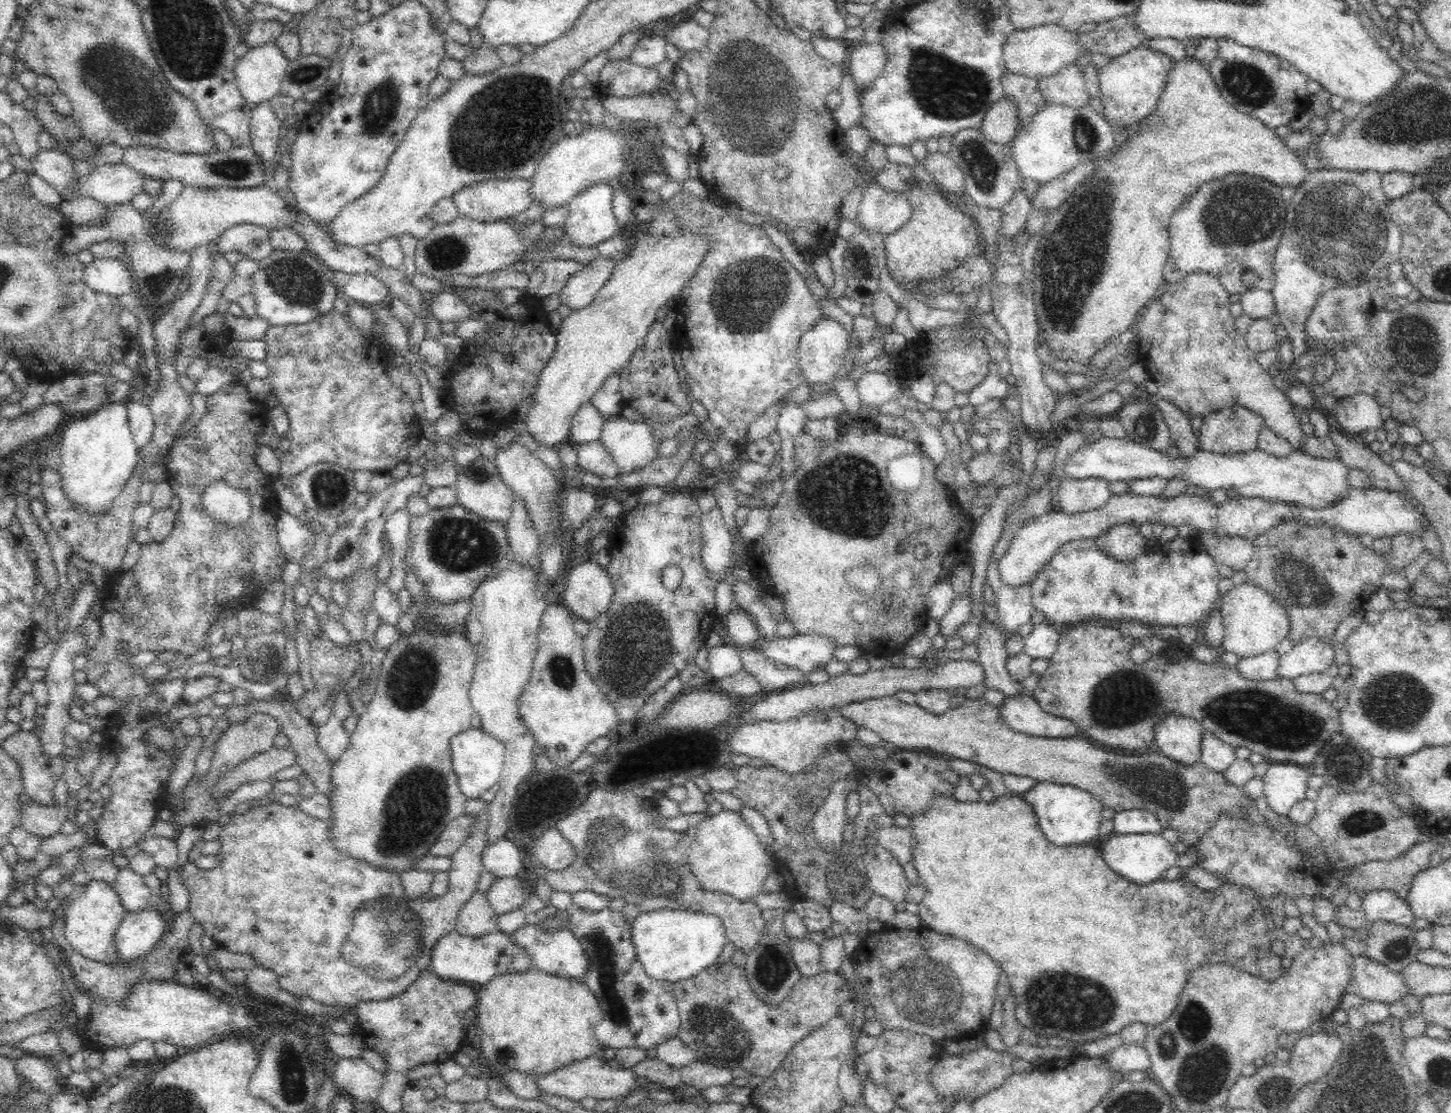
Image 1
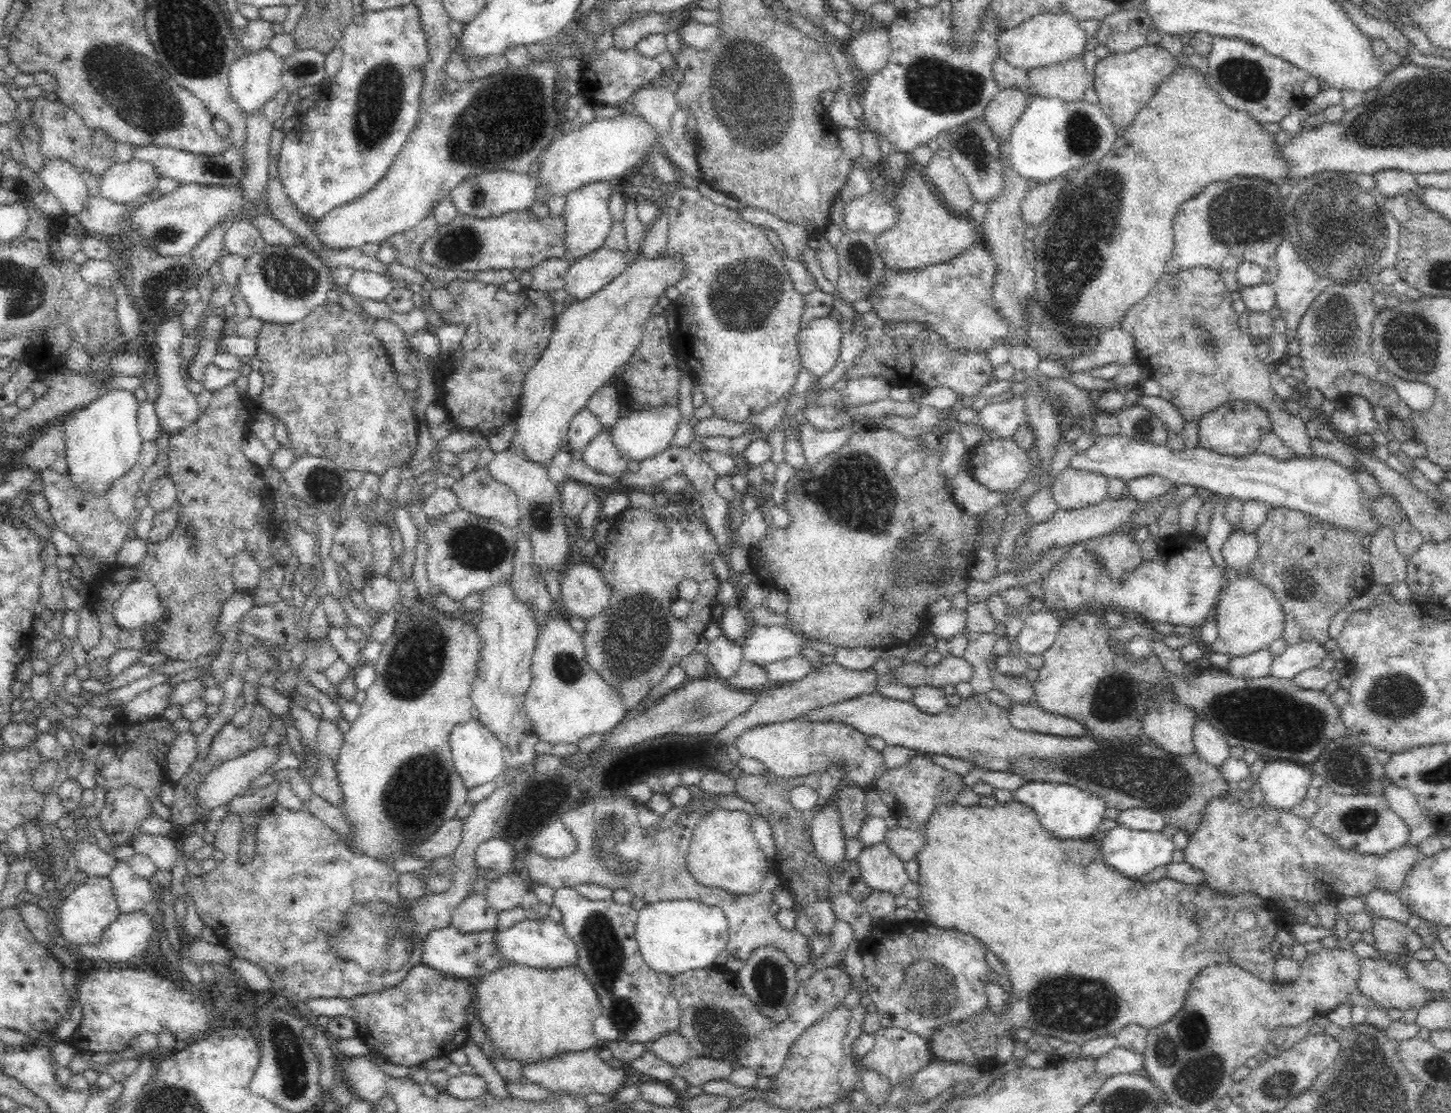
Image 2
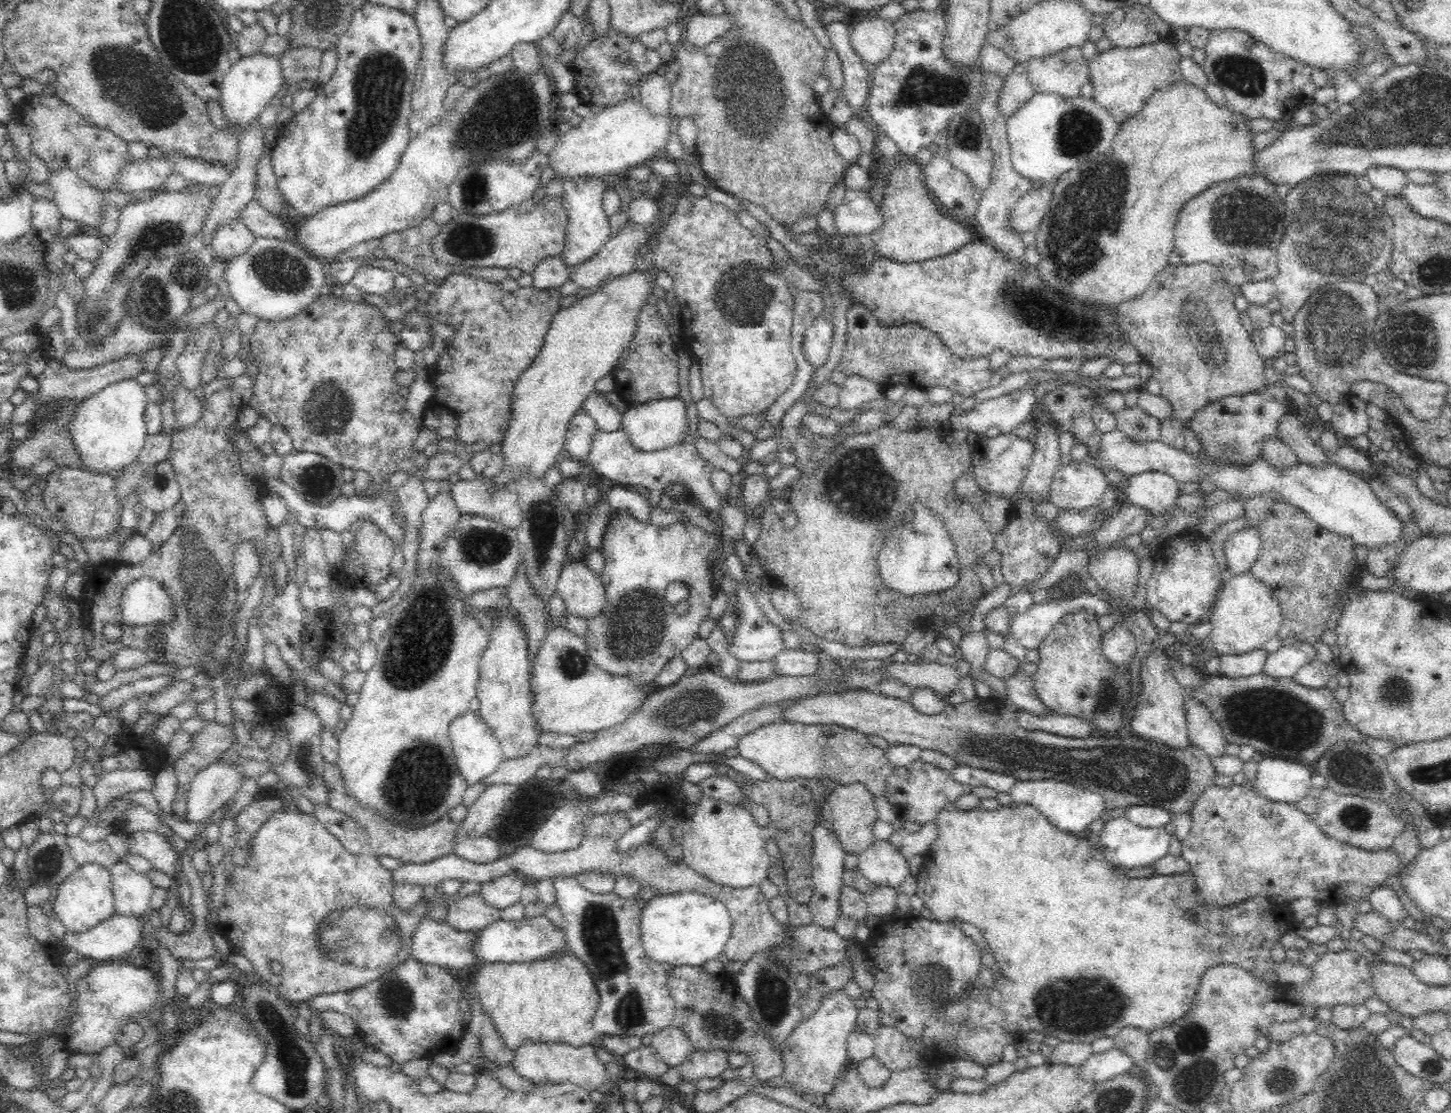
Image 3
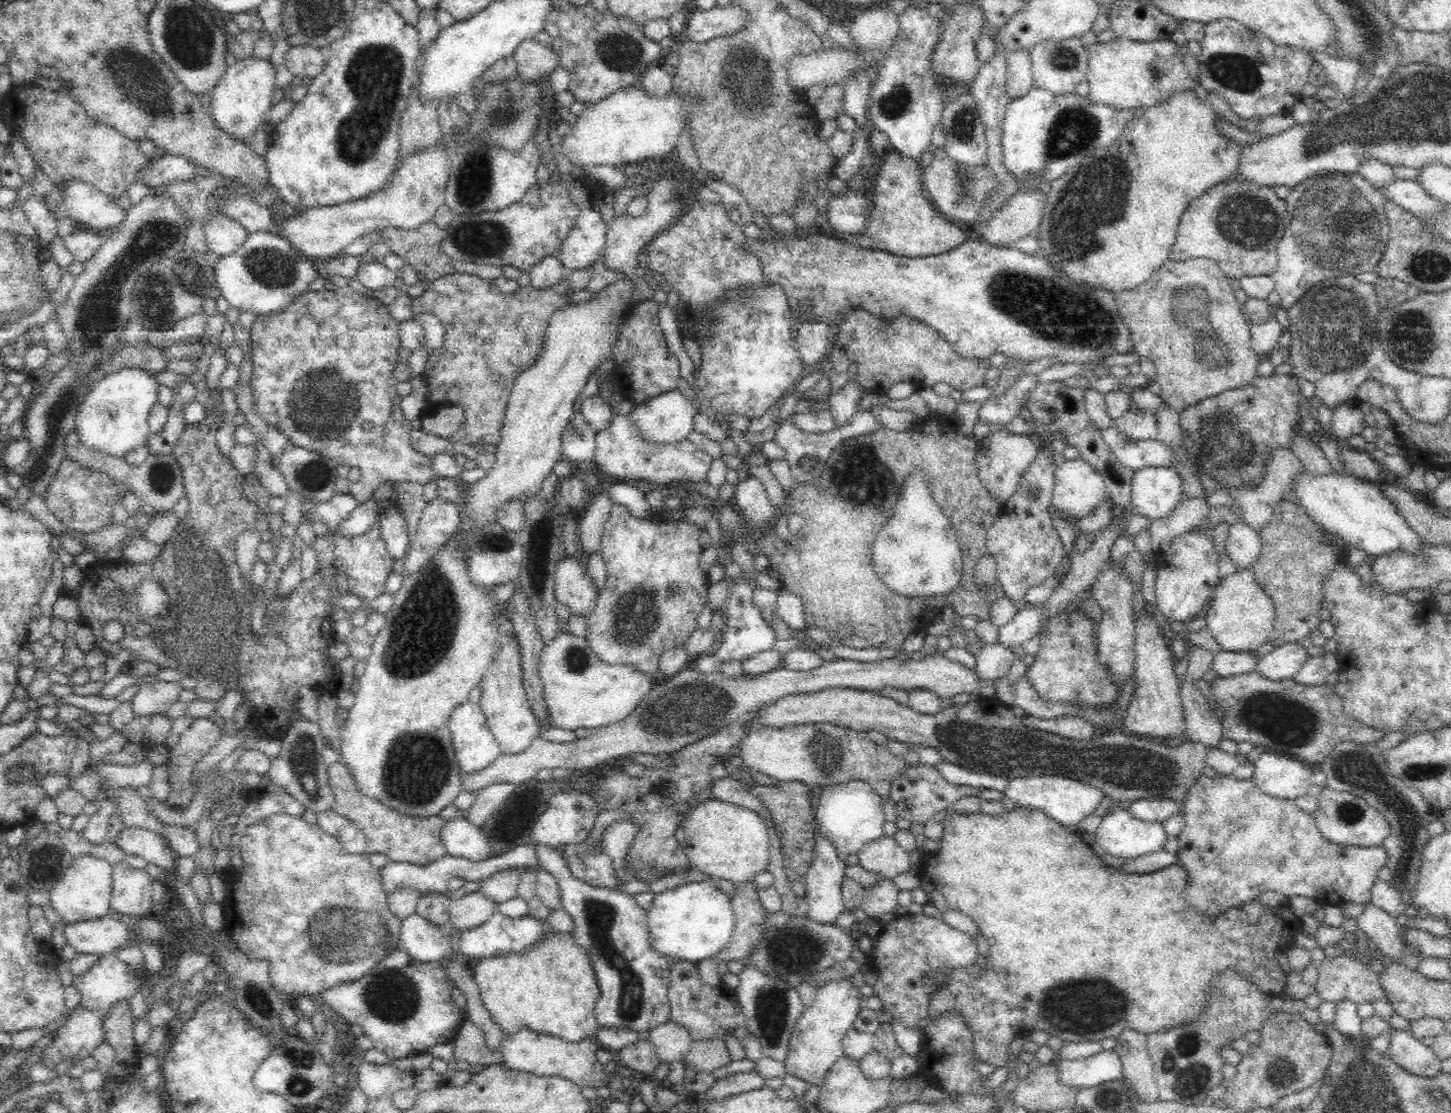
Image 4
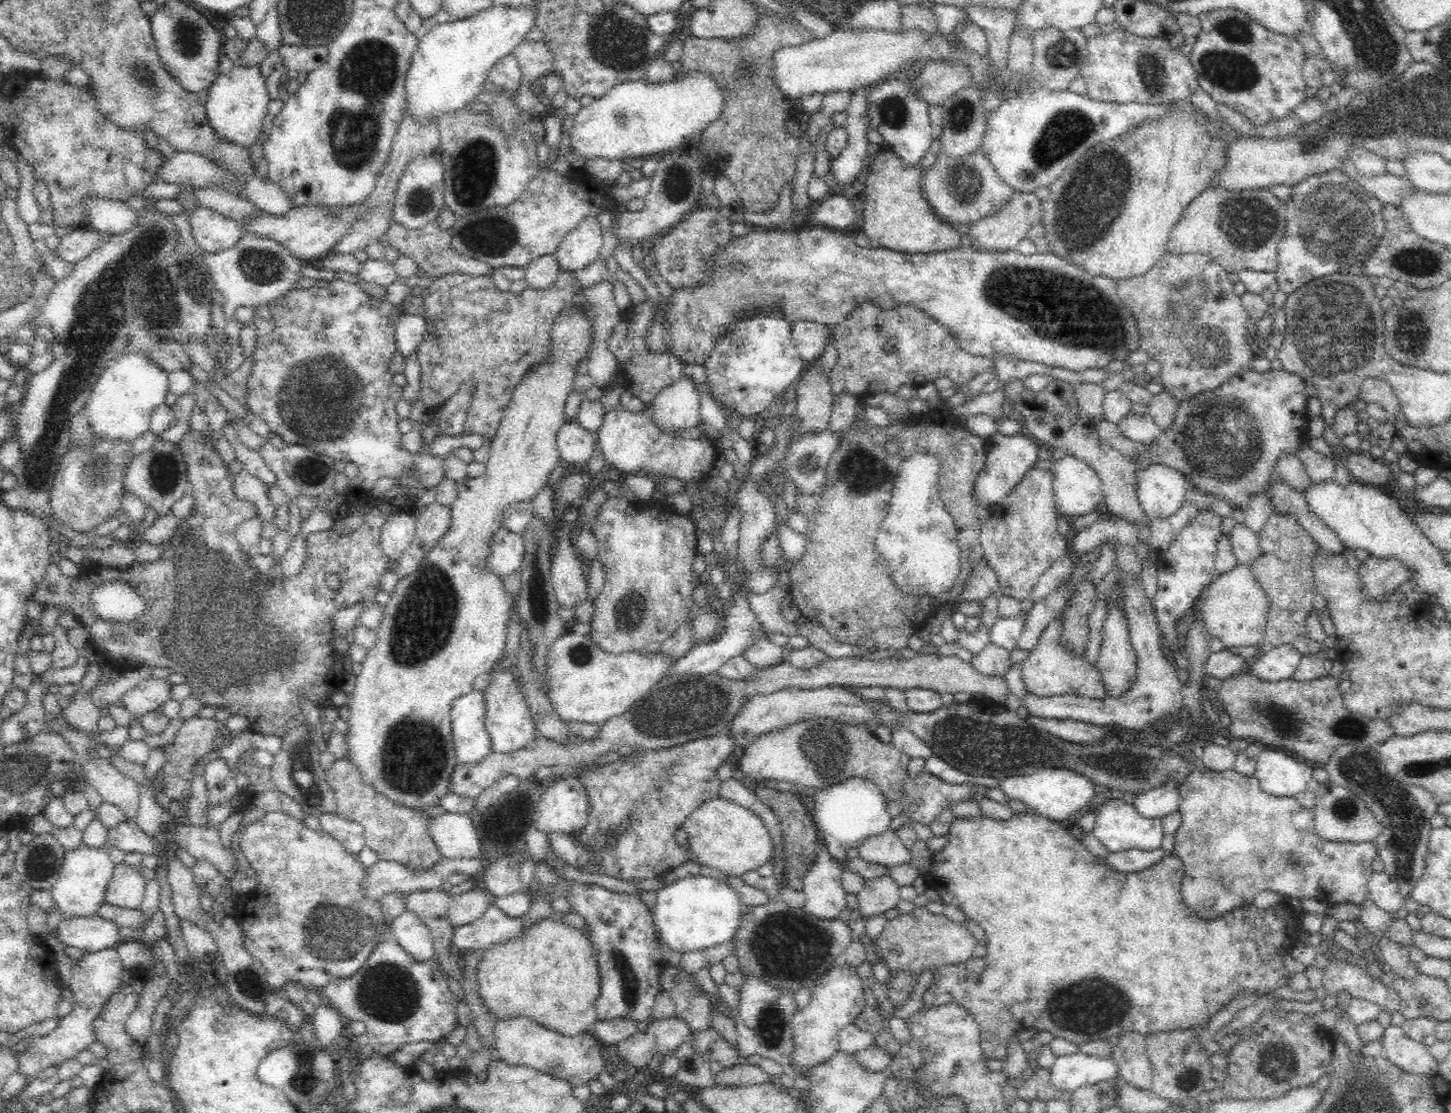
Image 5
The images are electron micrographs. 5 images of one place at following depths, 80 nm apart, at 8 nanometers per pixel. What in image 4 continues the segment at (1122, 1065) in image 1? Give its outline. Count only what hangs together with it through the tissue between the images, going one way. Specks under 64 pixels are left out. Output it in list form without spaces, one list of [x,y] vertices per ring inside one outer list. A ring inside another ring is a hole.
[[[1114,1049],[1101,1050],[1084,1060],[1059,1060],[1055,1065],[1060,1071],[1062,1083],[1080,1089],[1120,1081],[1124,1076],[1122,1061]]]

